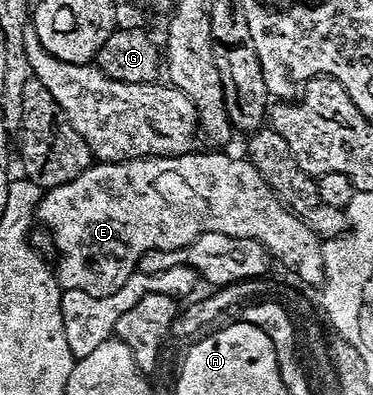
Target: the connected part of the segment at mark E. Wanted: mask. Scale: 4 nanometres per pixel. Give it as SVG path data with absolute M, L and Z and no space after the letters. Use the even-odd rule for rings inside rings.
M191 151L182 153L179 157L137 157L131 161L103 161L101 163L91 163L76 179L64 183L55 189L47 189L42 196L42 202L39 203L36 210L36 217L43 221L50 228L50 233L54 236L54 245L58 248L58 265L56 264L56 276L59 286L63 290L75 289L76 291L88 291L88 295L103 297L112 295L112 291L120 291L124 283L136 272L142 264L142 257L145 253L151 253L154 249L164 249L167 251L182 251L186 246L194 244L200 235L205 233L219 233L229 237L239 237L240 239L252 239L260 242L265 247L271 258L283 261L300 280L306 285L321 286L326 279L326 267L324 265L324 255L322 254L323 242L319 234L311 229L299 214L293 209L287 209L278 196L274 193L274 188L256 171L256 167L245 156L229 157L226 151L214 151L218 153L198 153Z

